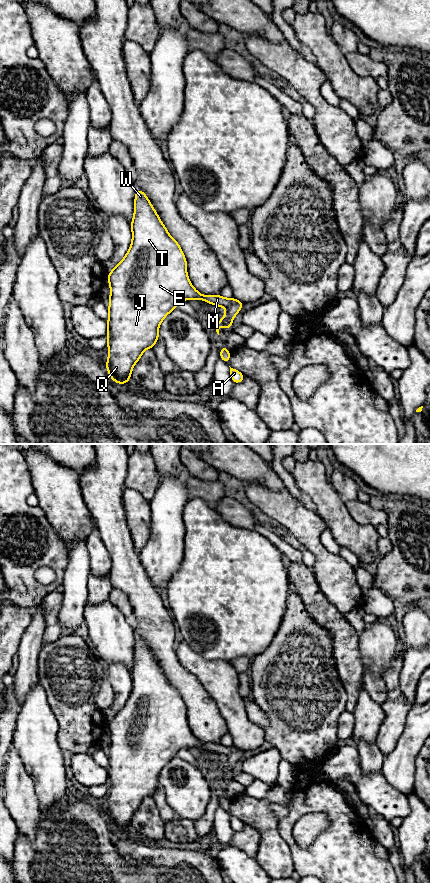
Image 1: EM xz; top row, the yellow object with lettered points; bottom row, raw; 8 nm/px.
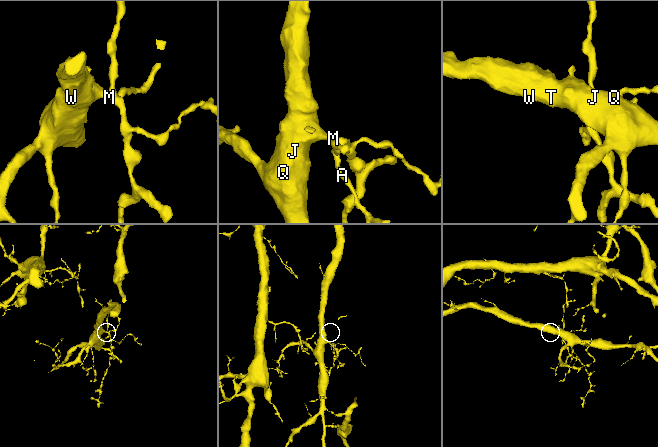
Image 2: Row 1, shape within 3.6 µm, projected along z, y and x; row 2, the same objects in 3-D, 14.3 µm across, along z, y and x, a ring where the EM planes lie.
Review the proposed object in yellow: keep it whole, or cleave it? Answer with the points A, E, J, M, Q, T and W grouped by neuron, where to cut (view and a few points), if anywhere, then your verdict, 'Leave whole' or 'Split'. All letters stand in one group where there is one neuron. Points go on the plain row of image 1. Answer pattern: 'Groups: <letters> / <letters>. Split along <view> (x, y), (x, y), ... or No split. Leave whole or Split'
Groups: A E J M Q T W. No split. Leave whole

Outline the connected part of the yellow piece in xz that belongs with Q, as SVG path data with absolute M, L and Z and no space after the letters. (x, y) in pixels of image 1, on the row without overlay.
M136 637L134 649L134 664L131 670L132 691L125 705L107 723L110 732L110 751L108 754L109 765L107 767L107 795L108 808L106 816L112 828L122 833L131 829L130 824L133 815L141 806L145 797L152 797L159 788L158 778L163 767L177 756L181 748L203 748L218 755L224 755L227 760L216 772L216 780L219 783L221 775L231 777L235 763L242 758L243 750L232 746L225 746L221 743L202 743L191 732L187 723L187 708L178 690L169 683L168 678L160 668L146 642Z

